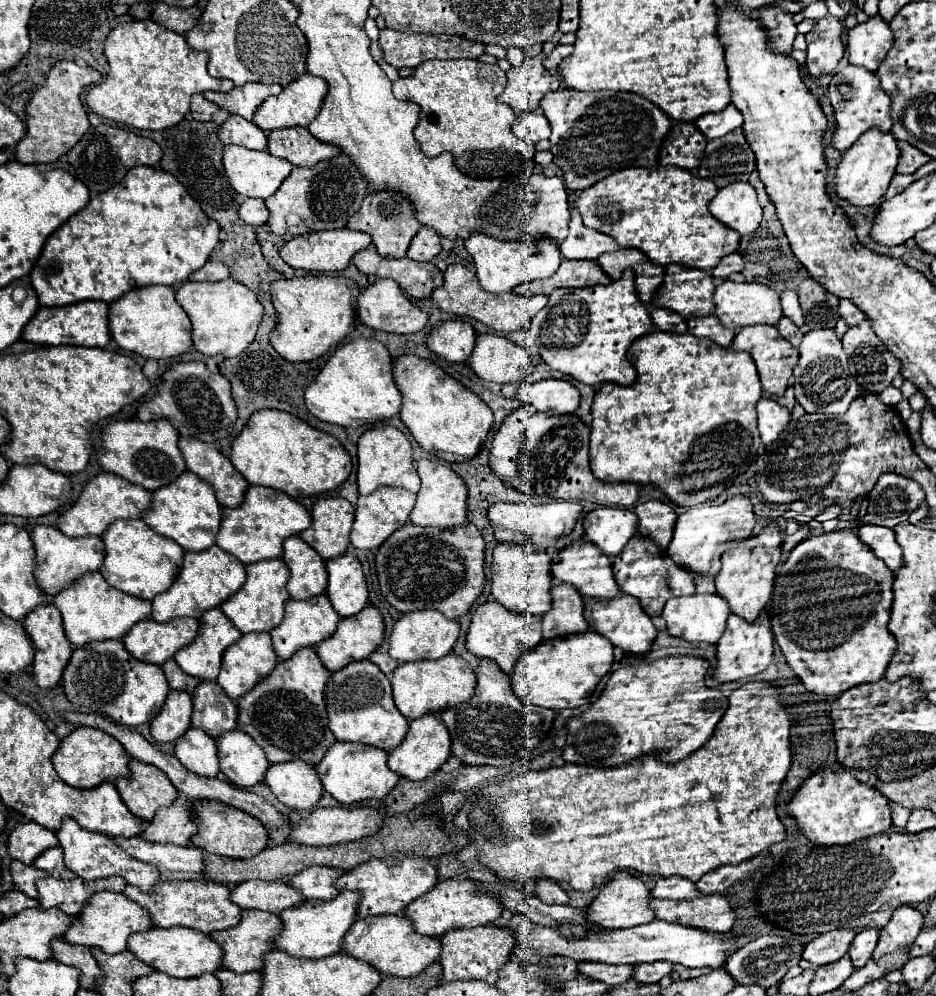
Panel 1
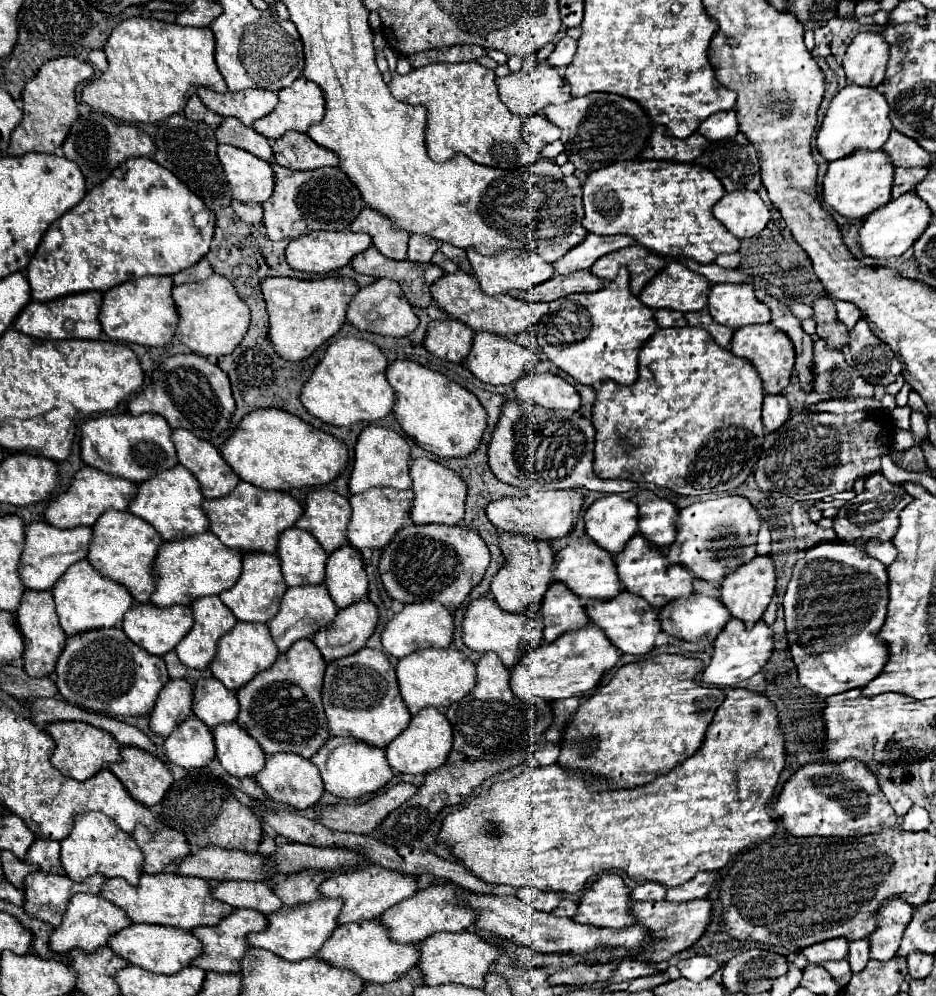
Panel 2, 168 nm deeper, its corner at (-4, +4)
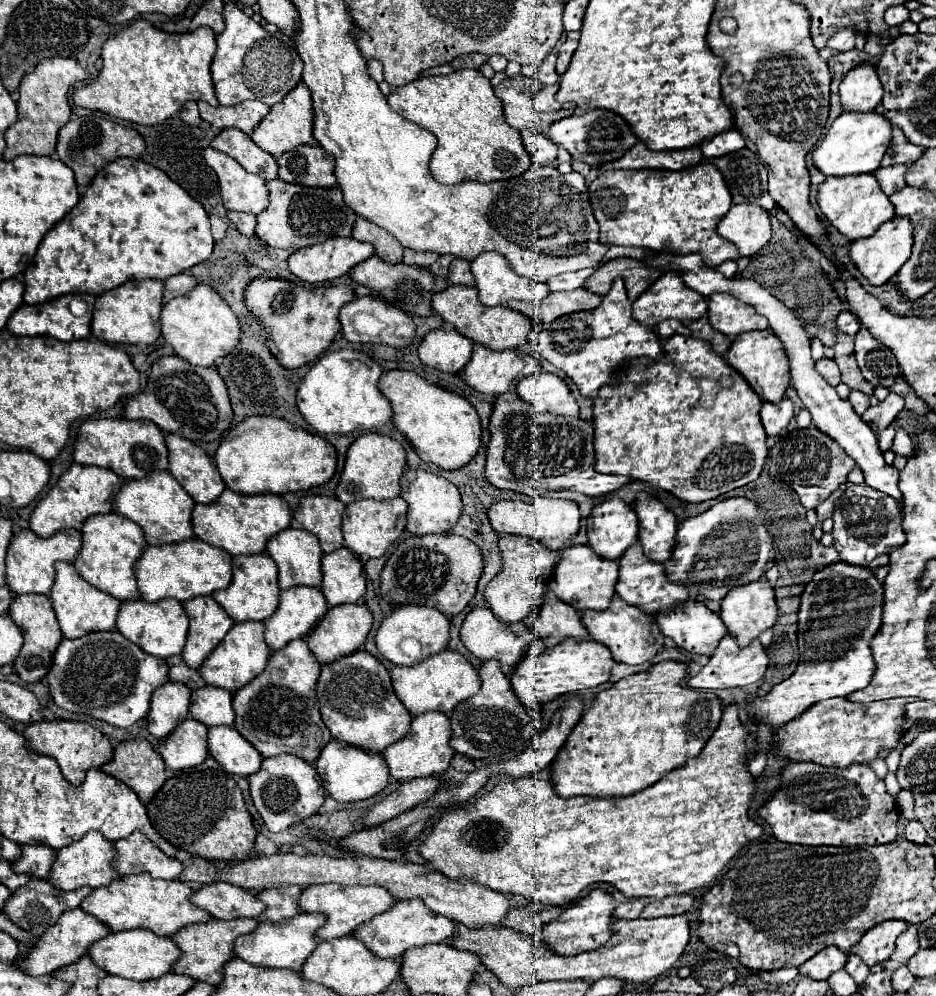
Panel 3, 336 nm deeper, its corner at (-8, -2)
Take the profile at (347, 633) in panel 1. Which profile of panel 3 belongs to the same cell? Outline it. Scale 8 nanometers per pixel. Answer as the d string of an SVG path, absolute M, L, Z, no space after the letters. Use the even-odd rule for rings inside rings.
M342 604L338 608L330 608L328 614L318 624L318 628L314 628L314 632L310 632L308 646L320 664L330 664L342 656L358 652L362 648L362 644L366 642L372 622L374 622L372 612L364 604Z

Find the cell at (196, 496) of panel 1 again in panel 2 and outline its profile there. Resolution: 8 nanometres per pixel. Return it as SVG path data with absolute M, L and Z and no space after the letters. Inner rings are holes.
M180 464L174 468L156 474L156 478L150 478L146 482L138 484L138 494L134 496L134 502L130 502L128 510L146 520L156 528L156 532L162 536L162 540L182 540L194 534L202 534L208 530L208 520L202 510L202 492L196 478Z

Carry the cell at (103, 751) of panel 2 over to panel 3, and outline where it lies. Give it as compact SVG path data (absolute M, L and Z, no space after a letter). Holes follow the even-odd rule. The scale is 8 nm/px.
M44 720L44 722L38 722L38 724L28 724L22 734L28 740L30 750L36 750L40 754L50 754L50 756L56 758L64 778L74 786L80 786L84 782L86 770L100 768L106 762L110 762L112 756L114 756L114 748L112 748L110 740L98 728L94 728L86 722Z

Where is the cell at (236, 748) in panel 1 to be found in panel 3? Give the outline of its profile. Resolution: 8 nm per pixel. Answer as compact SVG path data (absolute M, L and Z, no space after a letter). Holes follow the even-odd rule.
M214 726L208 730L210 756L224 766L226 772L238 776L252 776L262 766L260 752L242 740L234 726Z

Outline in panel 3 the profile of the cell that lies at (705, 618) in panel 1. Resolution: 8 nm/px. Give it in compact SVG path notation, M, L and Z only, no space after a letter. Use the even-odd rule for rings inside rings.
M682 602L672 612L660 612L656 616L662 634L672 638L676 646L694 652L712 656L720 638L726 636L726 624L722 618L708 610L702 602Z

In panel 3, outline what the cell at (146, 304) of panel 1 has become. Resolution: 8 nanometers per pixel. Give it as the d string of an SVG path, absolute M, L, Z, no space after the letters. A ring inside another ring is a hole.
M132 280L96 298L92 316L92 334L108 344L156 344L160 334L164 282L160 280Z

